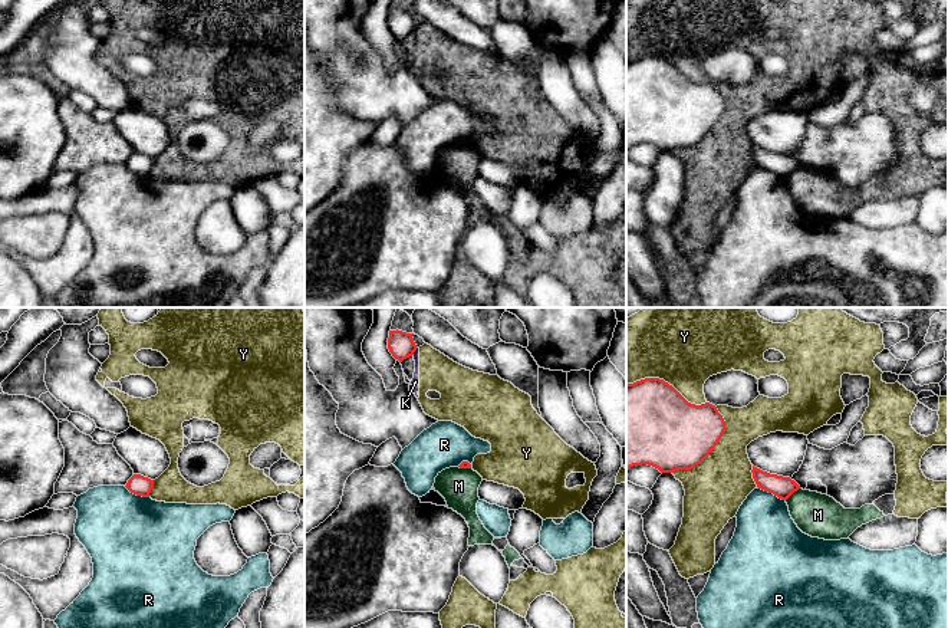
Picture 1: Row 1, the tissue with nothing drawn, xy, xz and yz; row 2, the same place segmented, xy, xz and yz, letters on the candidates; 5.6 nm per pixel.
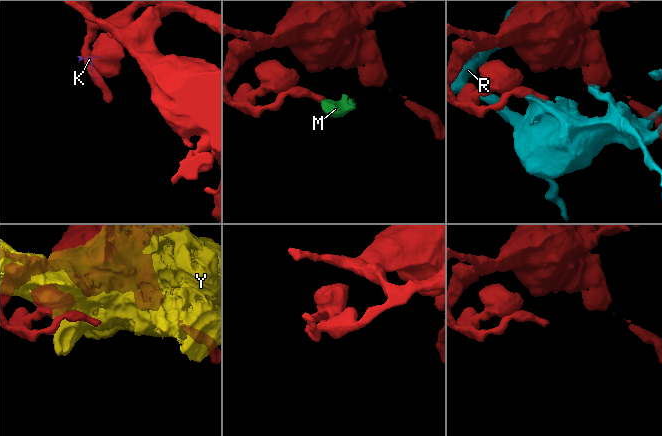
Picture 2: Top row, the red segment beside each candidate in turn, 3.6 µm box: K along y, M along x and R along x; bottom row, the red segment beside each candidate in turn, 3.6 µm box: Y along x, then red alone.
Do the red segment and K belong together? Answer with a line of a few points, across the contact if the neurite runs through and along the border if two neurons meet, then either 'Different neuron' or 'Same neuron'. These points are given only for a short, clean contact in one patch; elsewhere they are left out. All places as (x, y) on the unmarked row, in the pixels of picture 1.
Different neuron

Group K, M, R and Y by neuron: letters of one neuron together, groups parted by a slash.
K M Y / R

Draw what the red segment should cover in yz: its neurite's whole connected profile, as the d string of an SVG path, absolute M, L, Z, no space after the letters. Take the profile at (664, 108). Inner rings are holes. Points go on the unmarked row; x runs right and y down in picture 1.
M659 56L626 62L626 149L648 142L661 151L701 142L725 109L717 85L688 80Z

